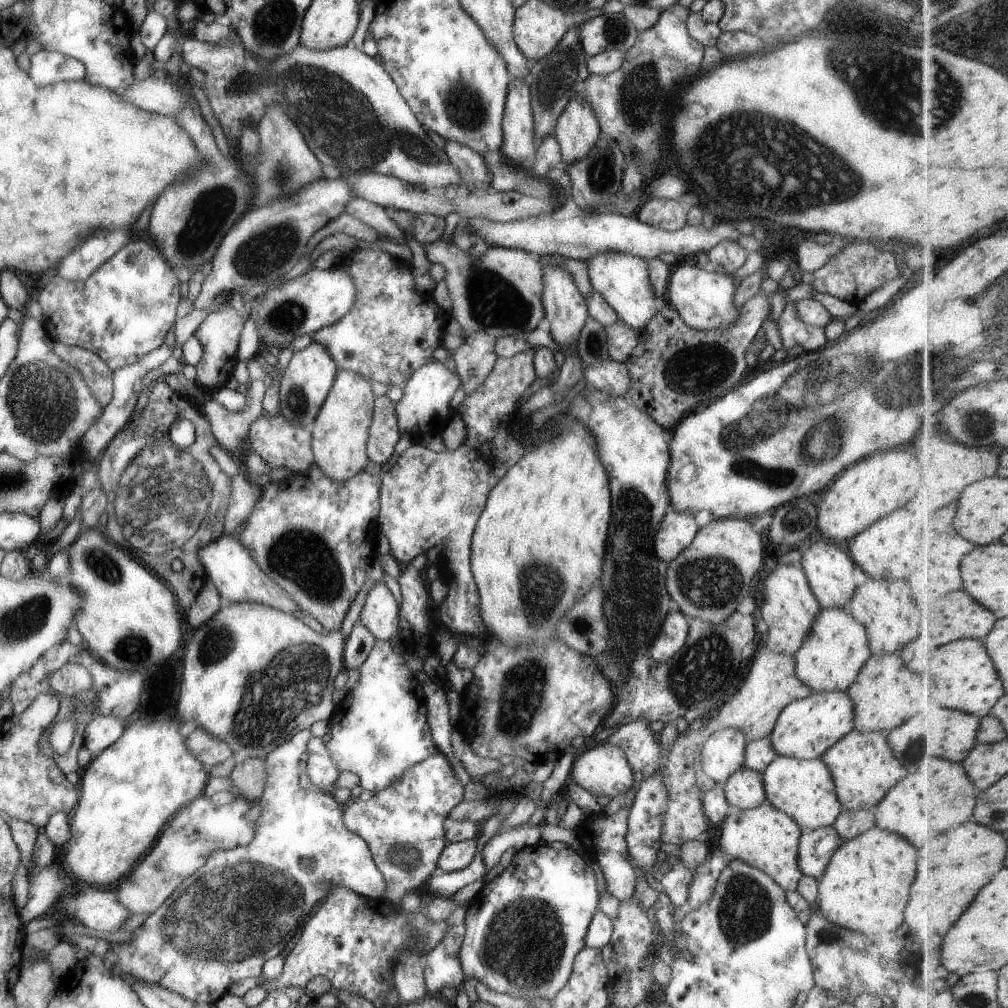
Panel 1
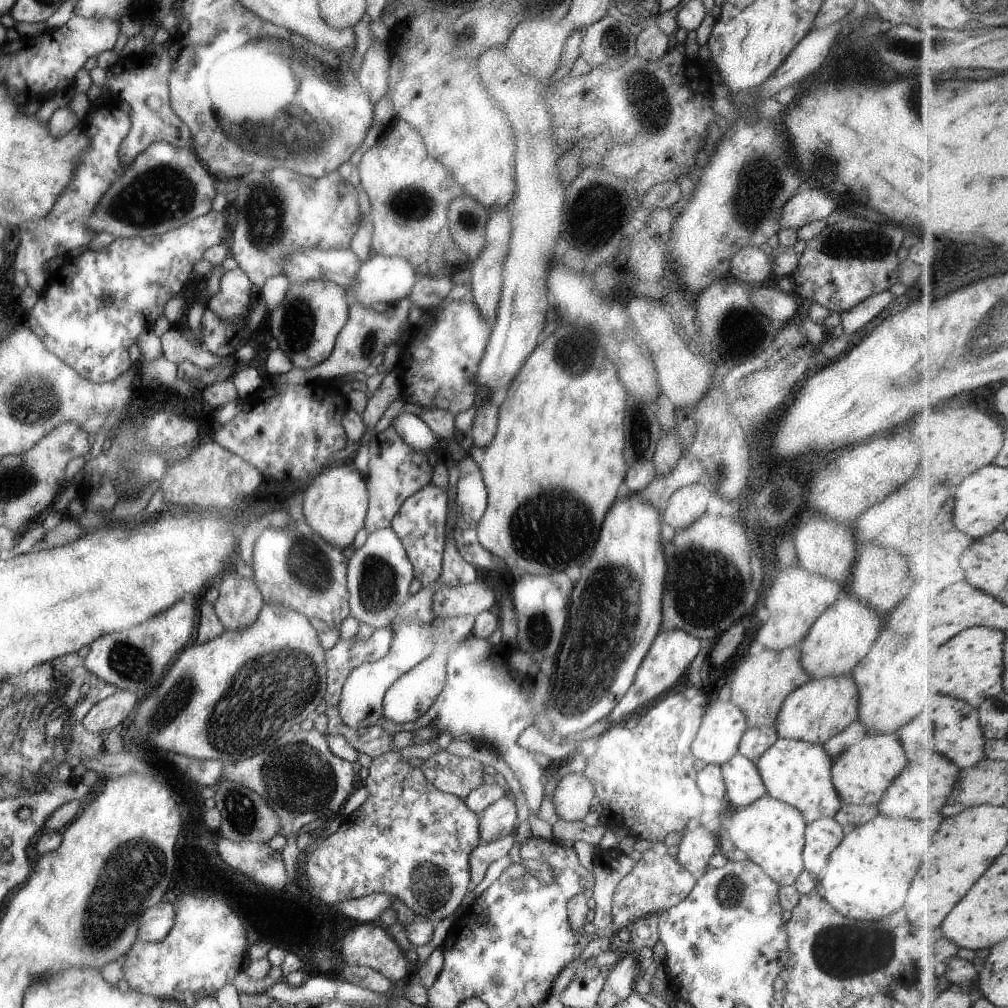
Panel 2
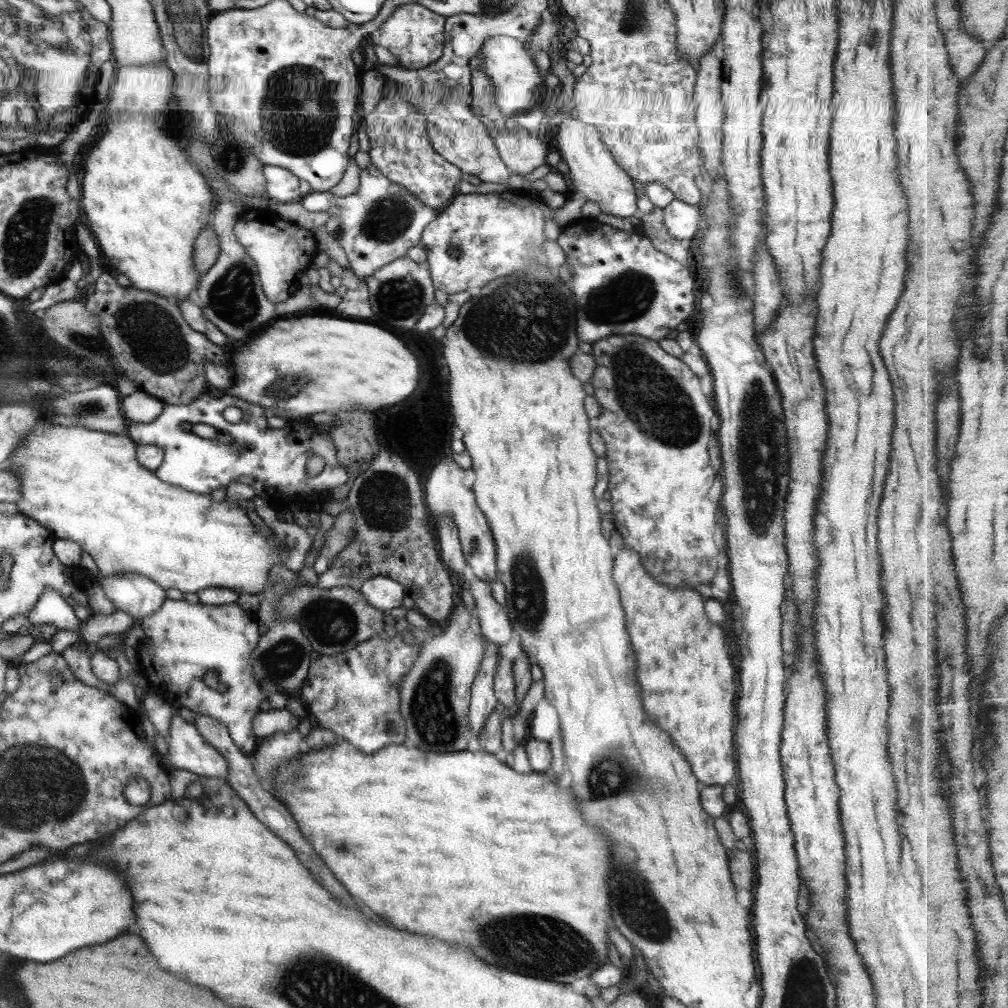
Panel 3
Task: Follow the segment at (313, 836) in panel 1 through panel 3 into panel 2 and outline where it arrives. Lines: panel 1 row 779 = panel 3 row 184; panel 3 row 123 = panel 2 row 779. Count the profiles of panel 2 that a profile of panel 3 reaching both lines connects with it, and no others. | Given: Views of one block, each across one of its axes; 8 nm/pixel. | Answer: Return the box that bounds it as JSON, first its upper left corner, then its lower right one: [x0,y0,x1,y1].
[303,748,480,923]

